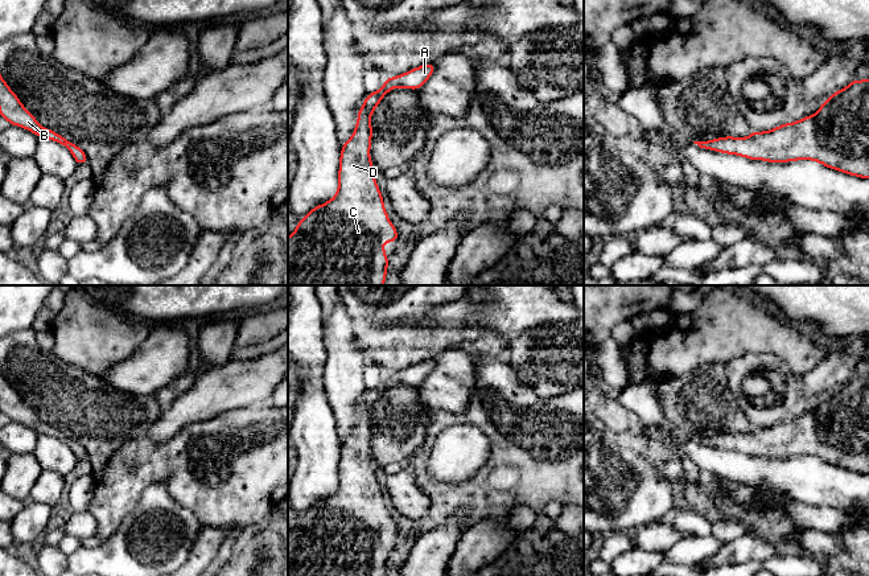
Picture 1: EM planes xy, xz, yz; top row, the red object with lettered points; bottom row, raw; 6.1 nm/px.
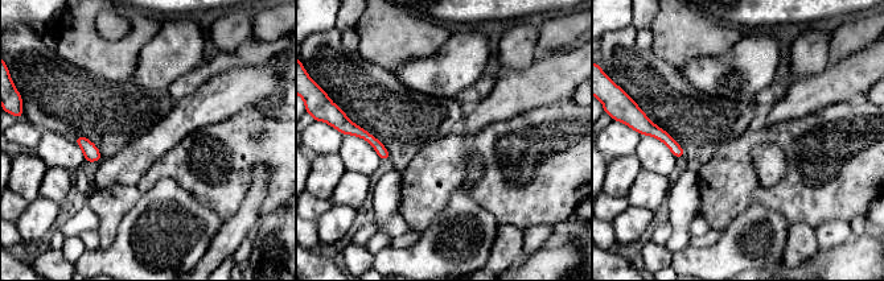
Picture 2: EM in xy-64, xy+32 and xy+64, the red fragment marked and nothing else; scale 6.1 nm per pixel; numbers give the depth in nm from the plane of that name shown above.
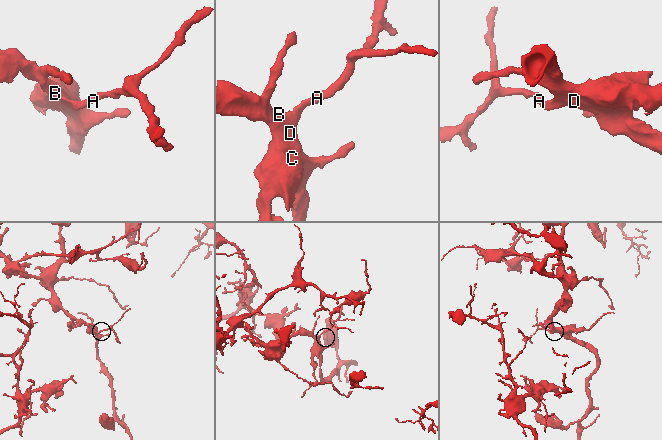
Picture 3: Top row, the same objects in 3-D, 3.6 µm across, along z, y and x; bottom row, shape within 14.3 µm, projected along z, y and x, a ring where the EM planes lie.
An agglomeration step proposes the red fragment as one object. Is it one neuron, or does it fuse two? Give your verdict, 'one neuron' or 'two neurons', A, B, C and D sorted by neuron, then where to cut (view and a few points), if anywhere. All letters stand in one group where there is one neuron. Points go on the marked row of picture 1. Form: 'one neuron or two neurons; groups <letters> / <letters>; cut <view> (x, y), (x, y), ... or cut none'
one neuron; groups A B C D; cut none

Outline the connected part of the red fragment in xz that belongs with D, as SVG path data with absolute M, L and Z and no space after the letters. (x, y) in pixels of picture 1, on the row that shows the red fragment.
M427 63L387 78L380 90L366 96L358 112L354 133L341 149L337 194L313 207L288 236L288 285L384 285L388 258L383 243L396 242L399 236L388 219L374 176L370 159L372 136L370 116L390 90L398 87L417 90L434 69L433 63Z

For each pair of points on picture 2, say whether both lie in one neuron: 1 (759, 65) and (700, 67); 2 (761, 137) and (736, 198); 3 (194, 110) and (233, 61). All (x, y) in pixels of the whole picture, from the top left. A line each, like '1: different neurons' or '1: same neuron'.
1: same neuron
2: same neuron
3: different neurons

